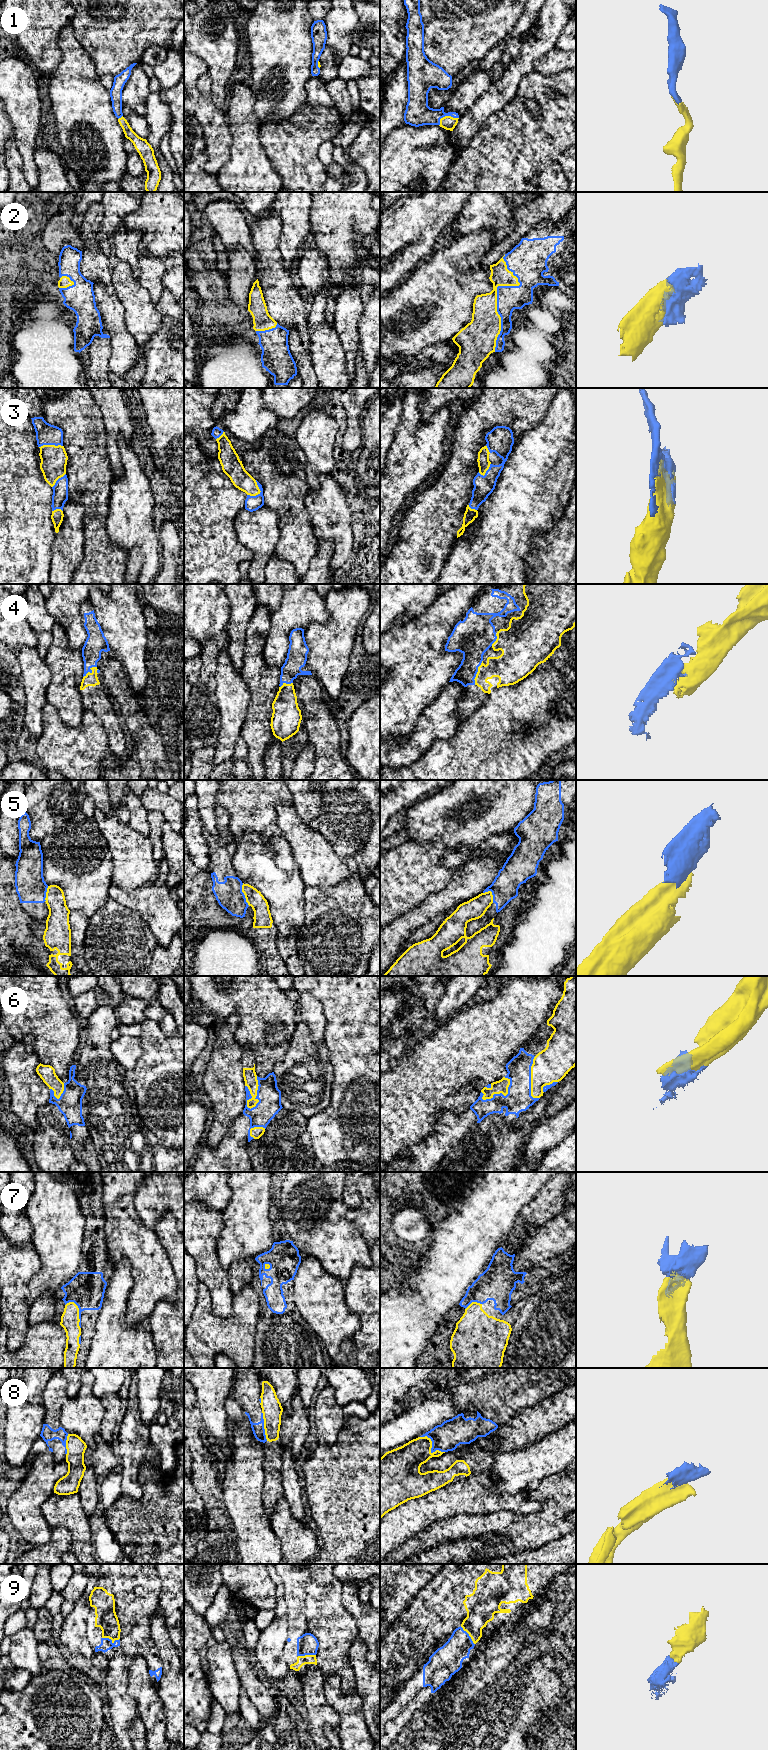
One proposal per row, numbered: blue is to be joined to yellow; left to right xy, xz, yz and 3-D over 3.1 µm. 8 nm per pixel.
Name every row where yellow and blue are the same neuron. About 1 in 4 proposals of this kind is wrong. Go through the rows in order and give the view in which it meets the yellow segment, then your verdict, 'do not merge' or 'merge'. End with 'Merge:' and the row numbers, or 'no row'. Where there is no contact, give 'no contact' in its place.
1: yz | merge
2: yz | merge
3: xz | merge
4: yz | merge
5: xz | do not merge
6: xz | merge
7: xy | merge
8: yz | do not merge
9: xy | merge
Merge: 1, 2, 3, 4, 6, 7, 9

